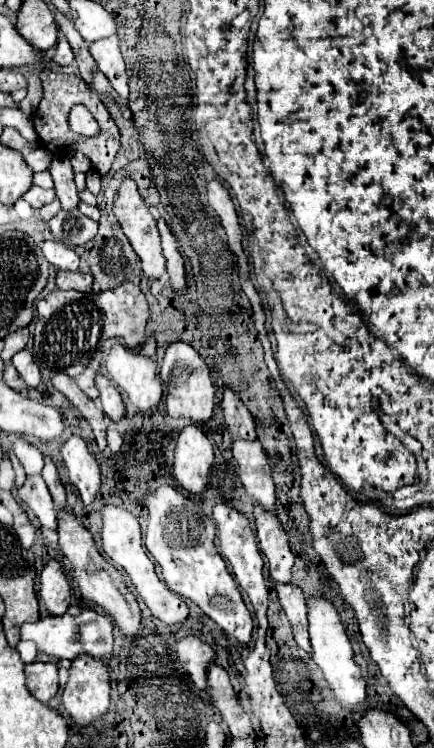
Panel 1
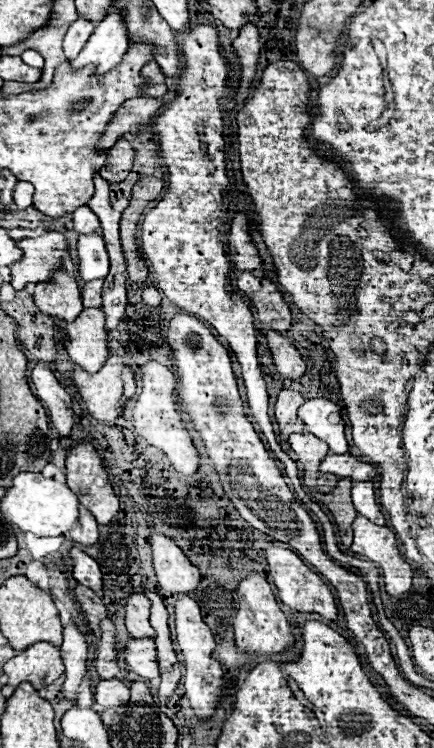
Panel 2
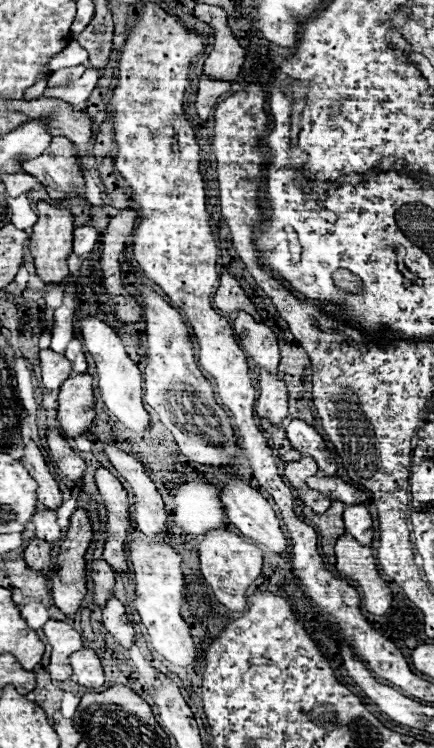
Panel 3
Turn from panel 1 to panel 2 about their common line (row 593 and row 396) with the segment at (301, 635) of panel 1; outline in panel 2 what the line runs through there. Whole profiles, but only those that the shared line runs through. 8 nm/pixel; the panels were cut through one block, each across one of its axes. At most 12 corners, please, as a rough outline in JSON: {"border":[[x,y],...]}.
{"border":[[284,388],[274,410],[280,434],[302,434],[304,424],[298,408],[304,398],[296,390]]}

